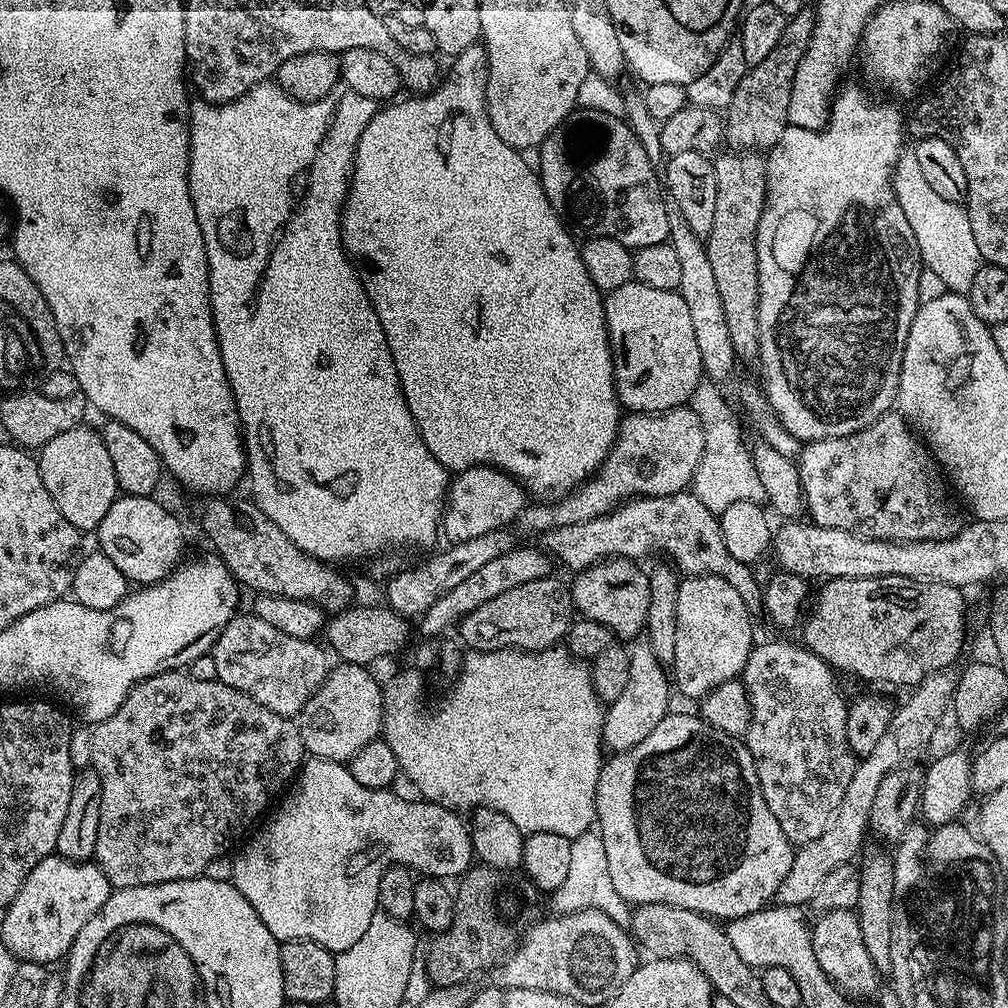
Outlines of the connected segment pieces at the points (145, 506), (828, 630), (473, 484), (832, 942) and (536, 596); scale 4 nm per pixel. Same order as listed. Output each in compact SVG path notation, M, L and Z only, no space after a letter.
M123 494L117 495L116 501L110 506L110 510L106 510L106 518L102 518L102 522L94 530L94 537L98 543L99 551L106 554L106 558L110 558L110 562L114 562L114 566L118 566L118 570L122 570L122 574L129 582L136 586L143 586L145 584L156 584L159 580L164 580L172 571L181 563L182 557L180 555L184 552L184 528L180 525L180 520L168 508L163 508L162 505L156 501L152 496L125 496Z
M862 578L861 580L830 580L825 579L820 588L820 593L811 601L806 615L802 620L804 637L802 643L805 648L809 648L815 656L822 658L833 669L842 672L849 672L852 676L858 676L862 680L877 680L880 684L908 684L915 686L925 680L930 674L944 672L960 656L960 651L964 648L964 600L961 589L954 586L946 586L942 582L930 582L929 580L915 580L914 578Z
M465 468L459 474L453 475L450 487L446 493L446 507L442 513L442 532L448 535L449 541L469 540L482 534L490 534L499 528L508 528L519 517L526 507L526 489L523 483L517 482L499 468Z
M830 909L828 912L819 913L815 917L812 929L812 945L814 946L814 958L818 958L818 966L822 968L822 974L836 983L837 988L845 994L851 994L853 997L877 995L878 973L870 954L866 954L866 945L862 942L862 930L858 926L858 918L853 909Z
M549 574L534 582L525 582L522 586L514 586L514 590L506 590L506 594L498 594L498 598L490 598L478 610L474 610L462 621L464 636L468 640L476 640L475 651L493 652L503 648L516 648L519 652L541 652L547 648L555 648L567 637L569 628L574 623L572 594L567 583L555 580Z

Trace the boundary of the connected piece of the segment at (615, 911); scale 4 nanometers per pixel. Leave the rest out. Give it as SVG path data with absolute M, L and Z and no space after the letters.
M589 830L571 839L569 873L566 882L551 893L549 900L555 913L581 912L584 909L594 909L606 913L615 924L626 928L631 925L631 907L625 903L621 895L614 890L614 882L610 879L610 870L607 865L605 843L599 833Z

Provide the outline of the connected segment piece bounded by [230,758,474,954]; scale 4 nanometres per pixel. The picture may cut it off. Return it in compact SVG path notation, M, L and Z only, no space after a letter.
M305 759L298 773L298 779L295 781L295 788L296 792L289 791L279 801L279 803L281 802L280 809L272 817L270 817L271 815L267 817L268 825L237 854L236 861L232 864L232 876L230 875L231 884L240 891L242 898L246 898L246 902L250 902L250 906L254 906L258 918L262 918L262 922L266 922L266 930L270 930L270 934L274 934L274 938L278 941L309 940L330 953L345 952L350 950L350 946L354 946L354 942L358 942L358 938L362 938L362 934L366 934L371 920L378 913L378 882L382 878L382 874L386 874L388 868L393 866L411 868L413 873L419 874L421 877L447 878L446 876L453 876L453 878L459 878L473 867L472 834L465 817L463 820L460 817L463 815L459 811L444 808L440 804L431 804L430 801L423 798L403 800L402 797L395 796L395 791L387 788L362 786L362 782L357 782L354 774L350 774L347 766L333 760Z

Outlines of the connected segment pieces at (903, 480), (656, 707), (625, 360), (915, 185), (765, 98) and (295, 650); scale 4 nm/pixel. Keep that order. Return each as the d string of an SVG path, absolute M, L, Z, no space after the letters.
M899 411L886 413L870 426L849 436L814 440L801 448L804 449L798 455L800 485L804 491L807 515L812 515L809 516L811 523L823 528L846 530L871 540L949 540L960 532L962 519L956 509L957 501L946 483L945 473Z
M637 638L630 644L630 679L626 682L626 690L614 703L607 705L604 713L604 739L602 741L609 753L625 752L630 746L638 746L658 722L670 711L668 699L674 696L674 688L670 683L670 672L654 654L650 642L646 638Z
M630 283L626 286L618 286L618 290L607 293L604 296L604 313L606 314L606 326L608 327L608 341L612 347L612 365L616 375L616 395L619 396L621 405L629 413L634 412L665 412L671 408L682 408L689 403L695 388L705 379L702 366L702 354L698 354L698 342L694 339L694 326L690 319L690 309L686 302L682 302L679 291L654 290L654 286Z
M901 151L896 169L892 171L892 189L898 198L898 206L902 206L902 214L906 214L906 222L910 222L910 230L914 230L914 238L918 242L918 250L923 267L929 272L938 274L950 292L966 294L970 286L974 286L974 274L978 274L982 263L978 241L974 239L974 230L970 230L968 209L964 204L955 204L940 197L930 186L929 180L922 174L922 166L918 162L915 151Z
M806 6L798 14L788 17L777 45L768 57L749 67L738 82L734 95L725 109L725 143L739 151L767 150L778 142L778 137L788 127L790 89L801 58L808 49L813 23L813 9Z
M247 615L233 616L212 647L217 679L254 698L254 702L262 702L262 706L266 706L266 710L274 710L274 714L299 717L306 702L328 676L329 653L323 647L320 649L316 640L290 638L290 634L282 634L282 630L262 622L262 618Z

